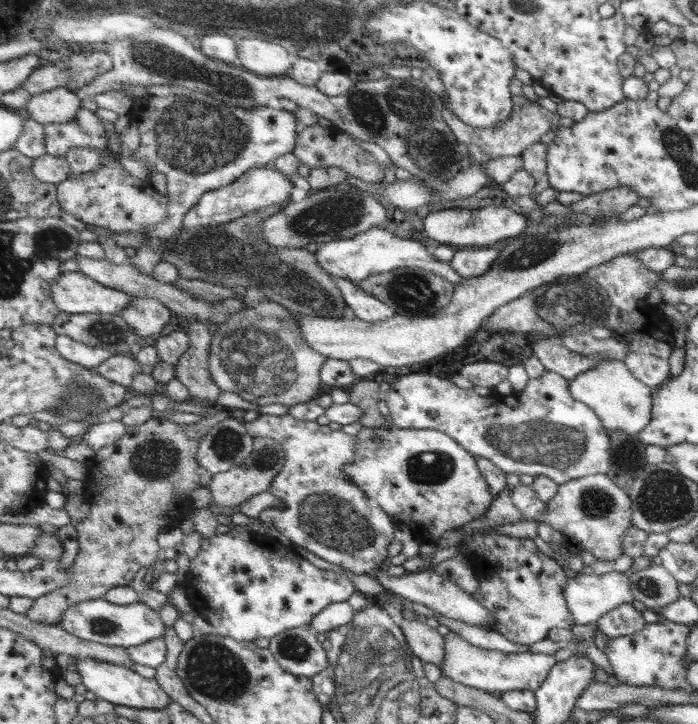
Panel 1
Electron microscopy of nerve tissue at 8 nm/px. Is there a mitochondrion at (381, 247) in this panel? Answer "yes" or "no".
no

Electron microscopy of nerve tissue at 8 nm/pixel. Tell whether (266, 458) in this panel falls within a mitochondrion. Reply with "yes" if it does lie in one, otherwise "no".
yes

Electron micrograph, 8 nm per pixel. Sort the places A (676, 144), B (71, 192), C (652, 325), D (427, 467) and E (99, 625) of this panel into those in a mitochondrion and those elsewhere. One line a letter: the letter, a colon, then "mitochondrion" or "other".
A: mitochondrion
B: other
C: other
D: mitochondrion
E: mitochondrion

